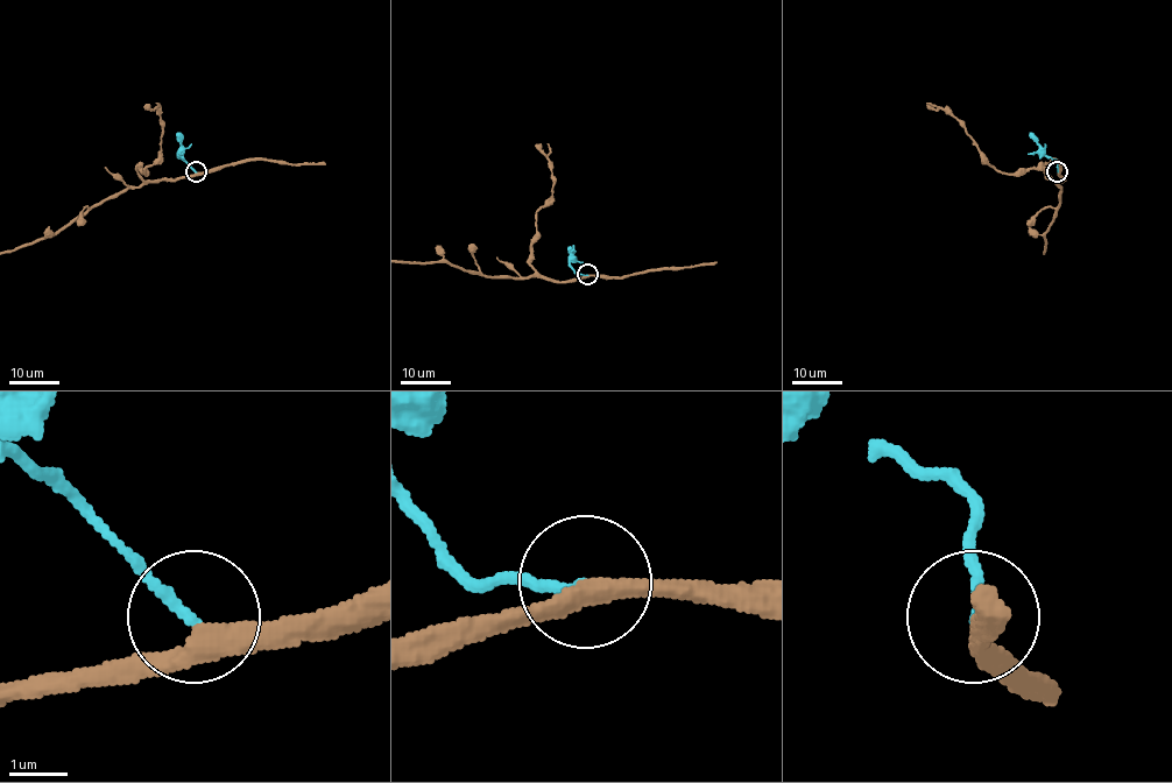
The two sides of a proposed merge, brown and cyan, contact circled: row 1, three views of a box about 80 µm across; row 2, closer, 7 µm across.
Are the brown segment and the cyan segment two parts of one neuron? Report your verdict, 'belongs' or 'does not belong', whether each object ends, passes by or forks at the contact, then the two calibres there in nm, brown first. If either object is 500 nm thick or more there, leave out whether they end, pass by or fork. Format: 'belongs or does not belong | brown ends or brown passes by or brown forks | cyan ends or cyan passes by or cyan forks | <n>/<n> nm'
belongs | brown passes by | cyan ends | 320/170 nm

